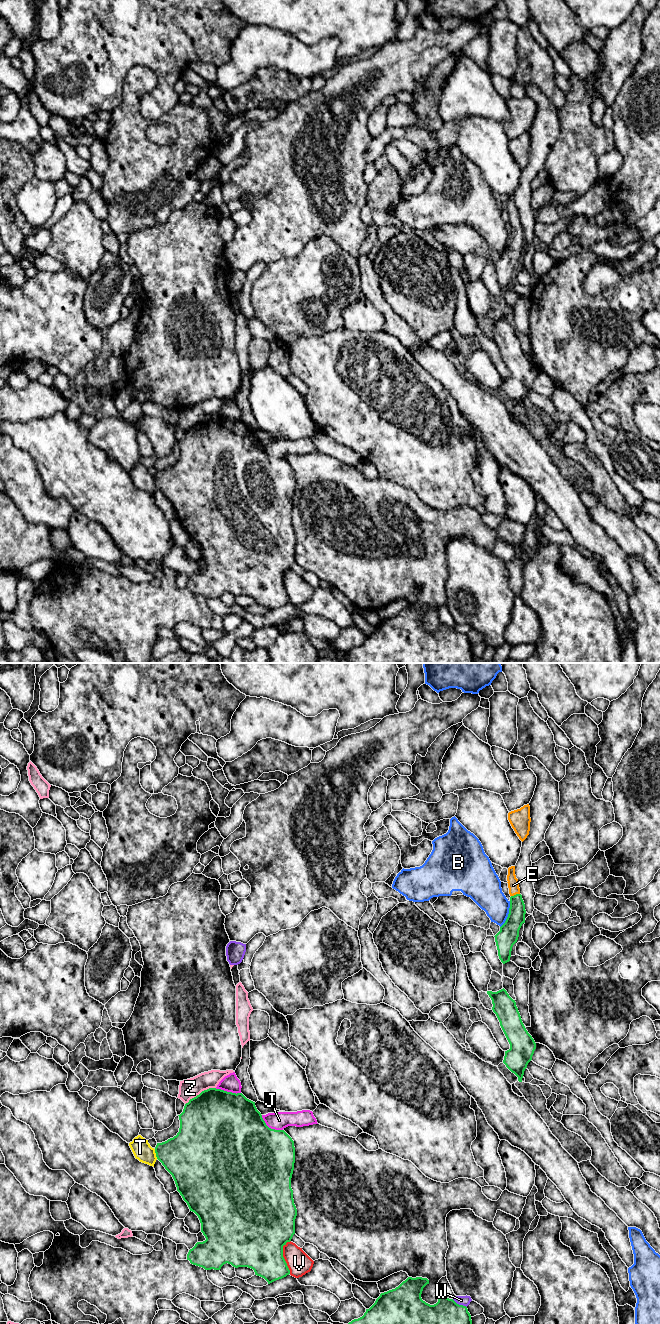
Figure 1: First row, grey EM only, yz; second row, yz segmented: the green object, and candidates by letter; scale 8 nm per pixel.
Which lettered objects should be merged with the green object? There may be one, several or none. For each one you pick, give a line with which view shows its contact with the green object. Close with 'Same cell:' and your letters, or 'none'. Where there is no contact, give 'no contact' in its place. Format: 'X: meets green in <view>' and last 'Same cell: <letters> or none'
E: meets green in yz
Same cell: E

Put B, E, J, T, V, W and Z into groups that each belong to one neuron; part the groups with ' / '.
B / E / J / T / V / W / Z

